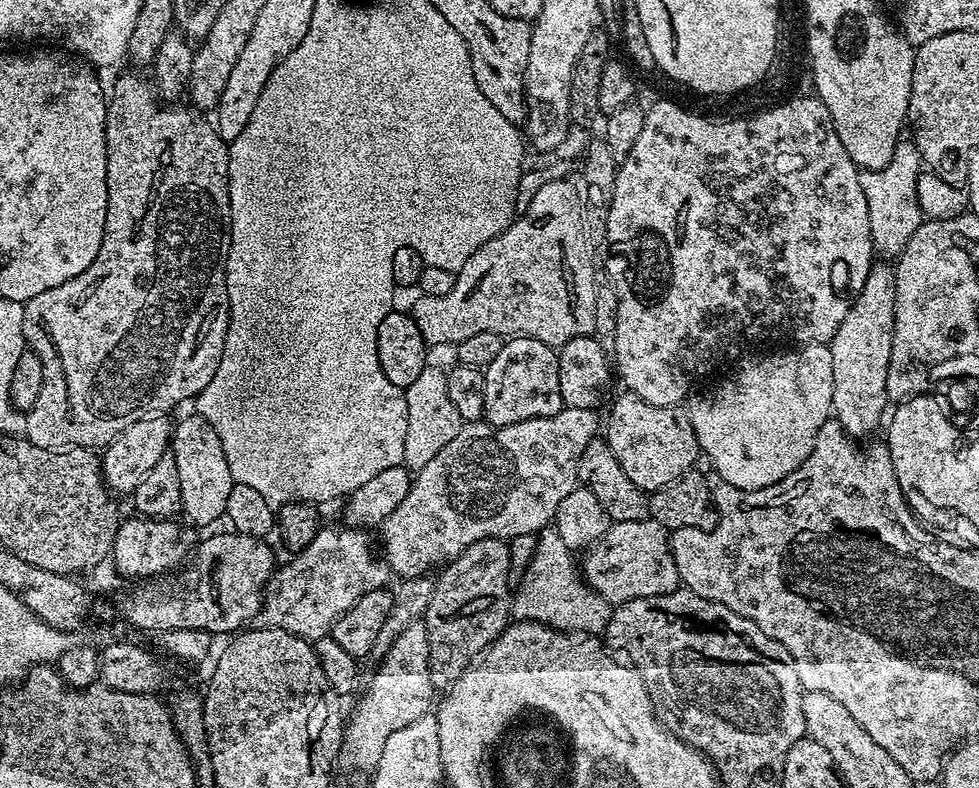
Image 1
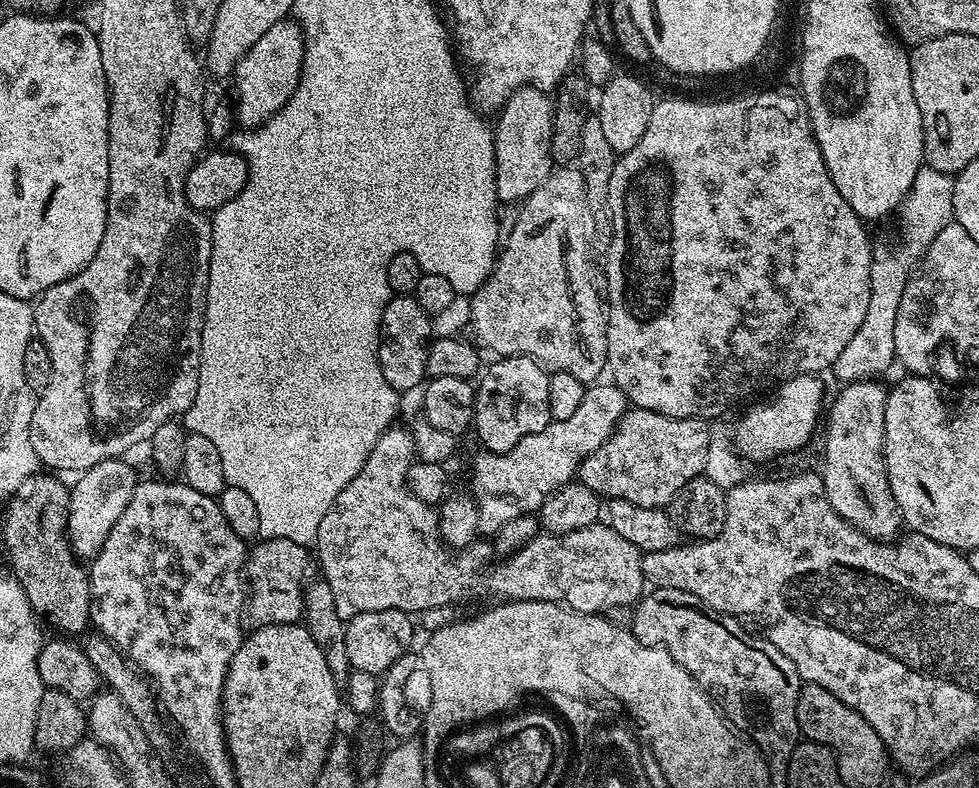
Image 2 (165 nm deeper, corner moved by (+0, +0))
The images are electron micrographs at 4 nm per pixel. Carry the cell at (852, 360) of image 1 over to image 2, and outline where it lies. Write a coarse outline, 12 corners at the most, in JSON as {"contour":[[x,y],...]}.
{"contour":[[885,385],[827,411],[824,493],[874,540],[901,535],[884,461]]}

